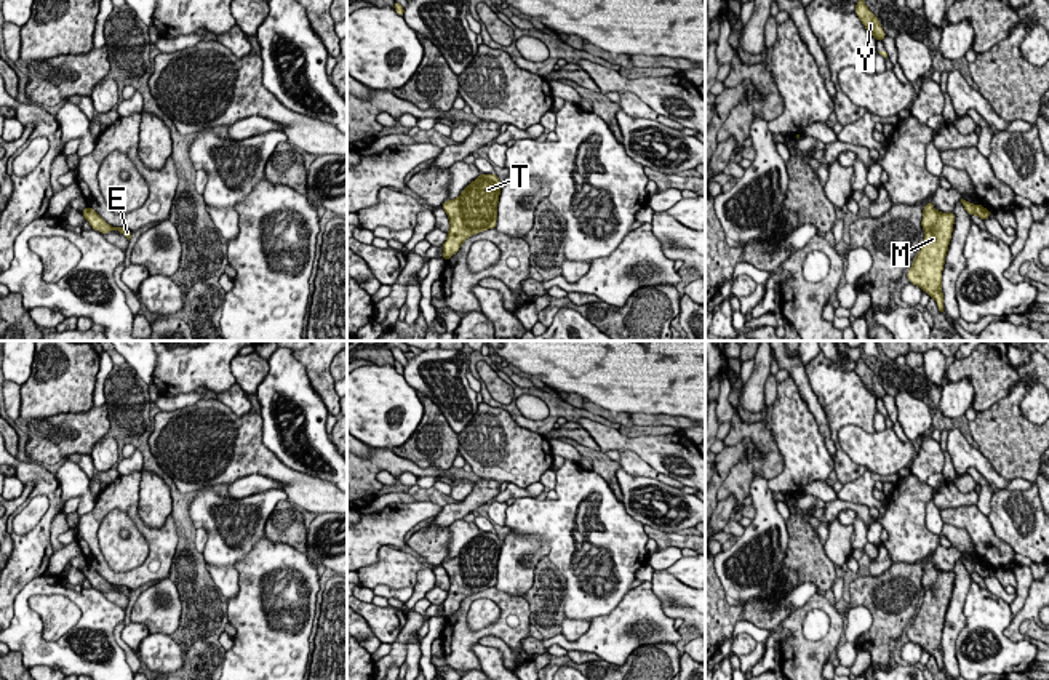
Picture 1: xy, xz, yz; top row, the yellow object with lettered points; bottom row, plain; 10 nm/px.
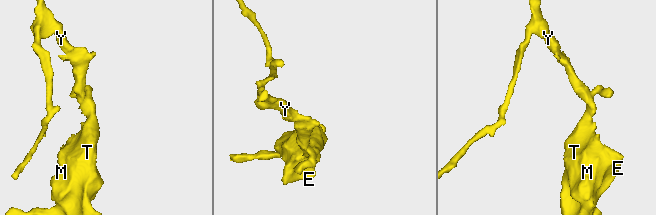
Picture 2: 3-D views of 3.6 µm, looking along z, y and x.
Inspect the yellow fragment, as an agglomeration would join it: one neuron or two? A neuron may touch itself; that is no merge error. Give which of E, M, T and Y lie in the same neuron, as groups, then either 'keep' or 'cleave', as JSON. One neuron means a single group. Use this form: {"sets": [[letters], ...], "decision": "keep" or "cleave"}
{"sets": [["E", "M", "T", "Y"]], "decision": "keep"}

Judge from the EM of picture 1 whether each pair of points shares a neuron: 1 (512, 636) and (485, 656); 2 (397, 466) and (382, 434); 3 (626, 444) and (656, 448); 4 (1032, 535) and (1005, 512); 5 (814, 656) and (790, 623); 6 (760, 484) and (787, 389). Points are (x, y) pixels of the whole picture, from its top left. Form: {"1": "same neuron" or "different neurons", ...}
{"1": "different neurons", "2": "different neurons", "3": "same neuron", "4": "same neuron", "5": "same neuron", "6": "different neurons"}

